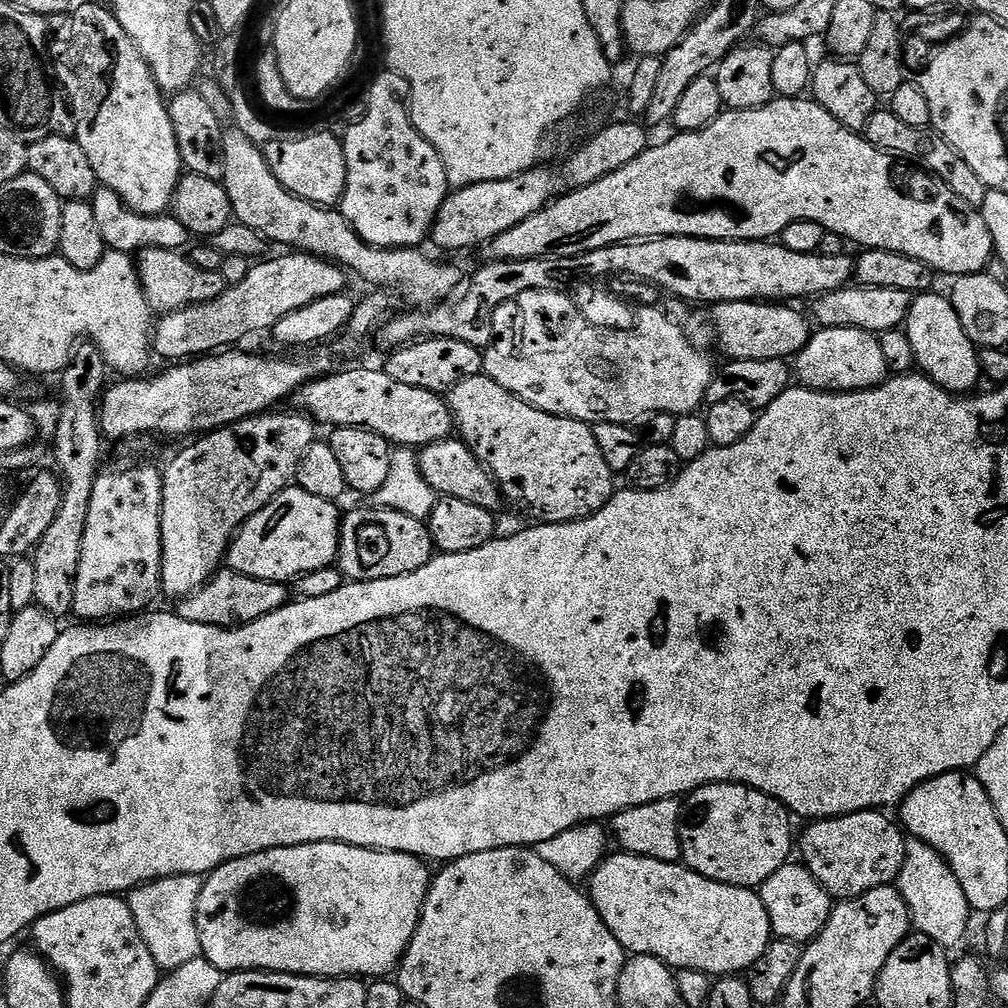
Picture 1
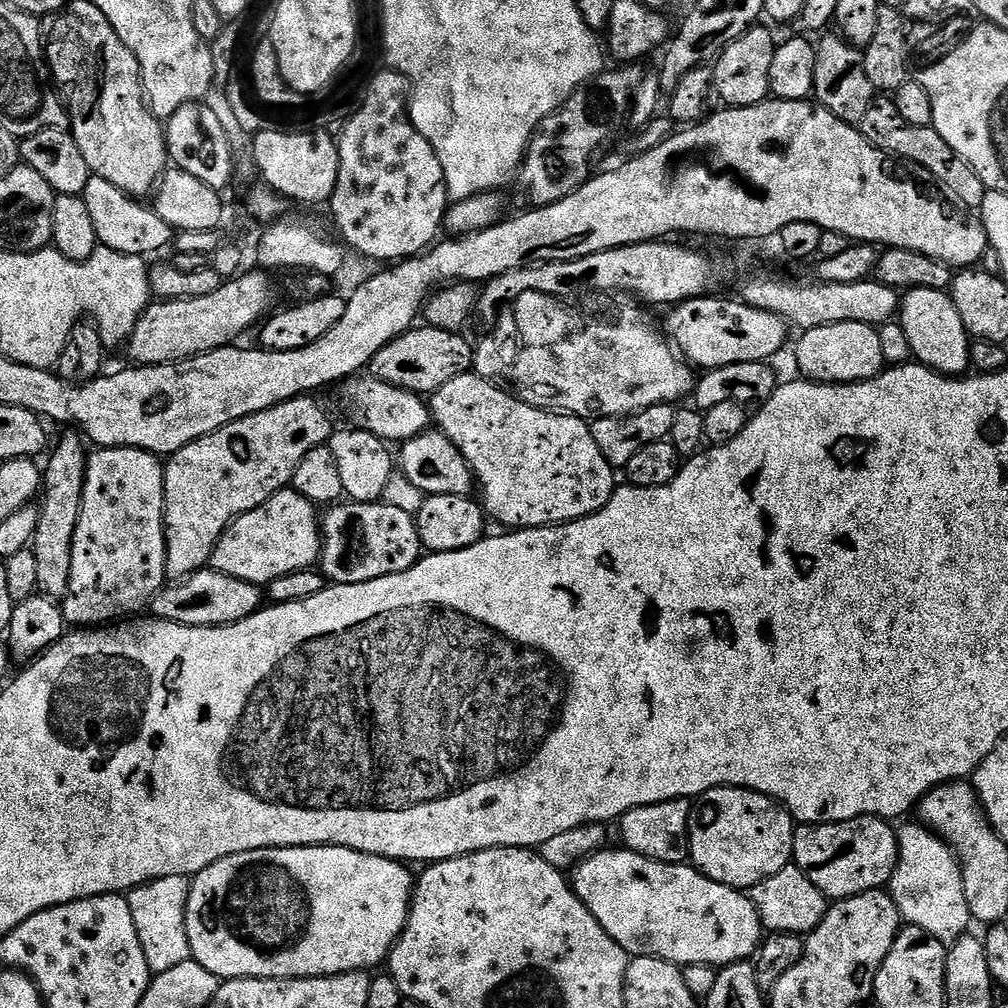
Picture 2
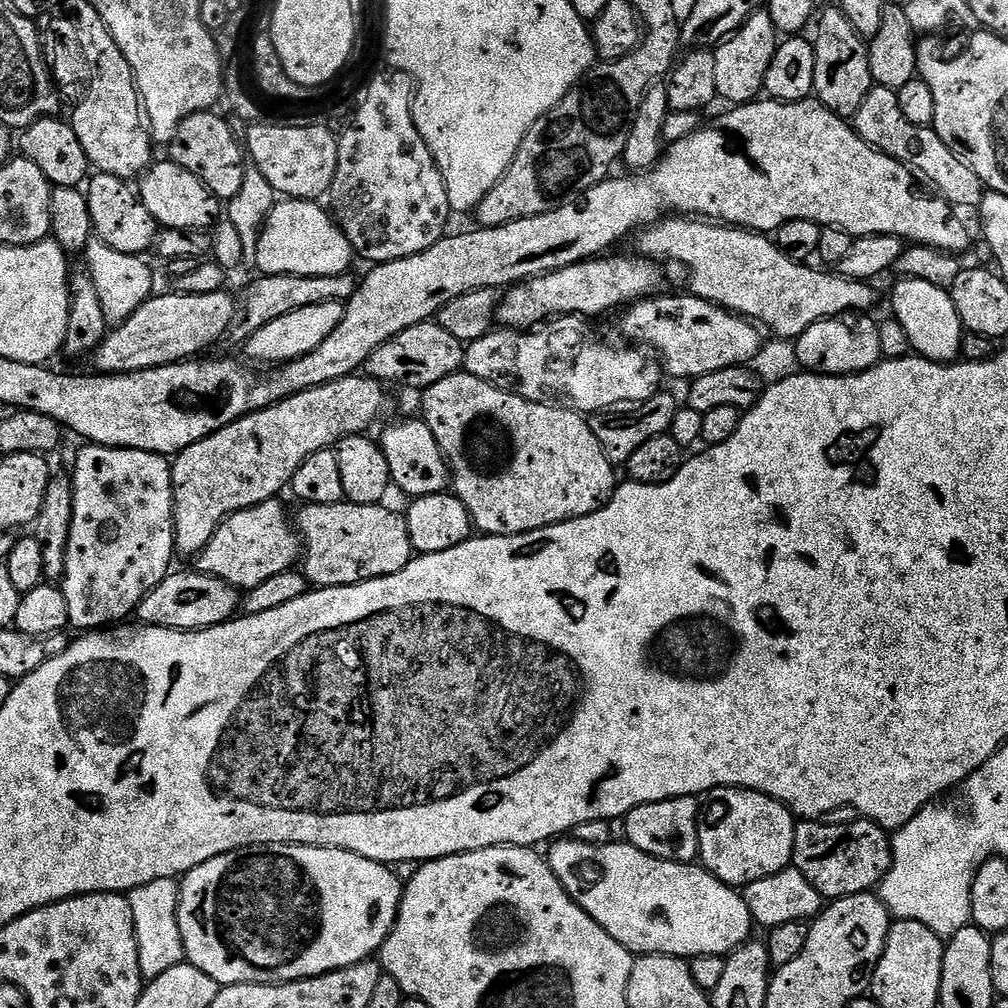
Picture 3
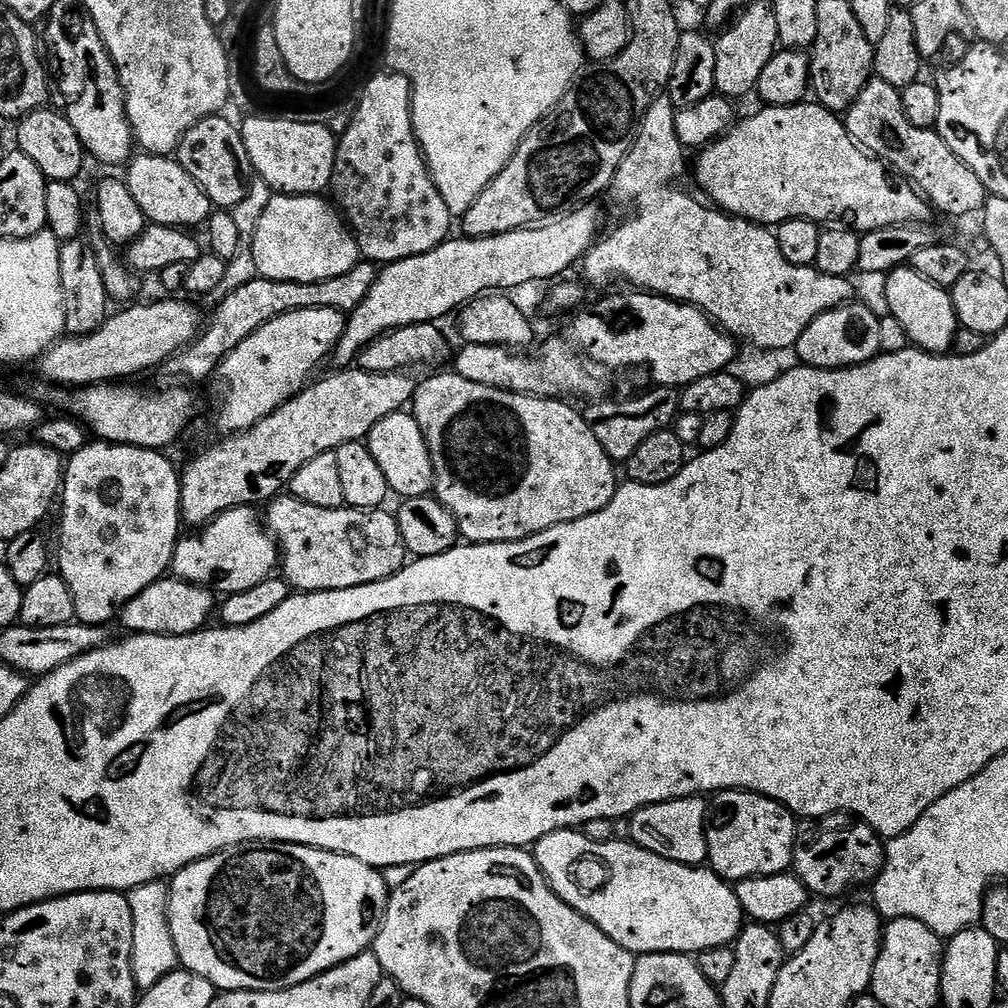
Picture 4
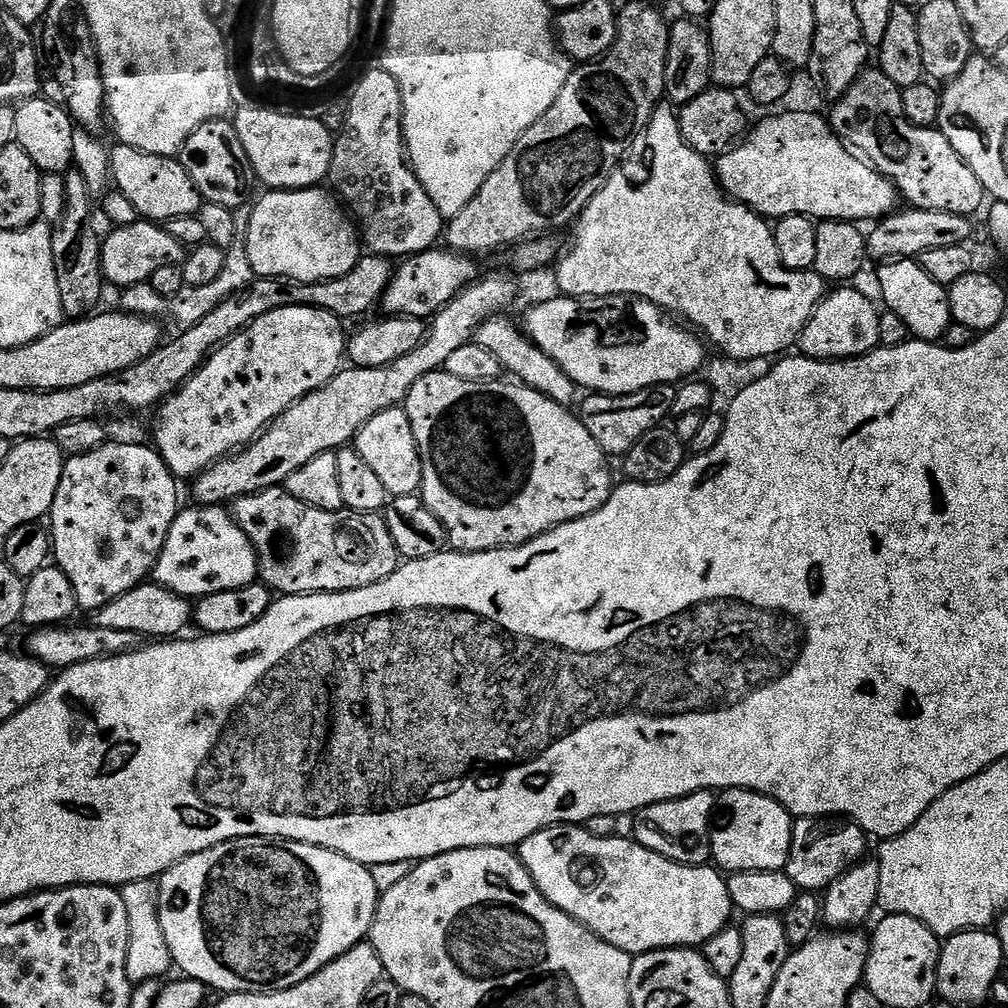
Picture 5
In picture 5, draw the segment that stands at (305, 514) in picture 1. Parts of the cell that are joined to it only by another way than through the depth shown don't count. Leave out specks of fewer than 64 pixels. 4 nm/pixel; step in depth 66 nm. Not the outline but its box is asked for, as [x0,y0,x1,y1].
[154,506,260,598]

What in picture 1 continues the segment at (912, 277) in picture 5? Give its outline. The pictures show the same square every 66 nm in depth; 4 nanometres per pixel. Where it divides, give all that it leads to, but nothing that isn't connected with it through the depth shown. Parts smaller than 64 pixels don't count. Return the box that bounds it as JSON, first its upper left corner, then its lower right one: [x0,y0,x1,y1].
[906,290,982,394]

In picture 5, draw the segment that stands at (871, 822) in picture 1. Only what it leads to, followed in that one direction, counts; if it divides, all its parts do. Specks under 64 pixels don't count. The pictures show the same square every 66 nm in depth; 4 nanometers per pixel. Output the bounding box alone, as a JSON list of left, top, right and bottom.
[786,818,870,893]

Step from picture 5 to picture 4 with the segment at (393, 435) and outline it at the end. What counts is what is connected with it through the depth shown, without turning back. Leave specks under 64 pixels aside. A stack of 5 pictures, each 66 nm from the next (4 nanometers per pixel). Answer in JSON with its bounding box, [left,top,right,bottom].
[366,411,436,498]

